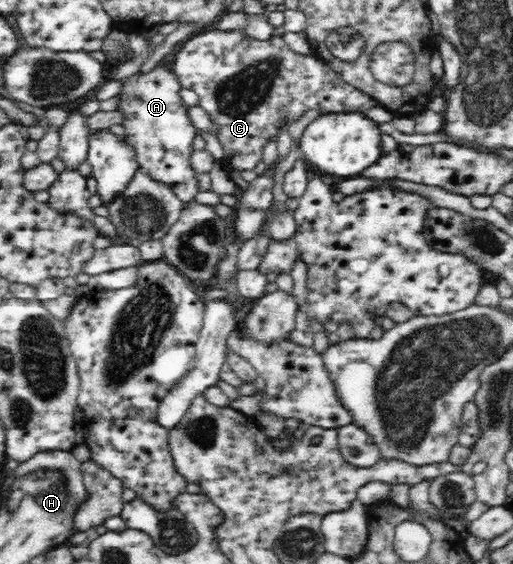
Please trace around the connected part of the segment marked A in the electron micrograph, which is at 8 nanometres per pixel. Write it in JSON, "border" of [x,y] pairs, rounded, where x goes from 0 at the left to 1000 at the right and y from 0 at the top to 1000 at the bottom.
{"border":[[[306,115],[288,129],[265,131],[246,140],[240,161],[255,167],[236,183],[234,191],[248,204],[240,218],[246,225],[242,245],[265,262],[271,293],[294,303],[300,317],[326,324],[343,351],[363,360],[386,339],[382,301],[366,287],[368,275],[378,268],[372,252],[382,239],[382,229],[359,199],[347,154],[353,156],[353,151],[331,131],[331,124]]]}

